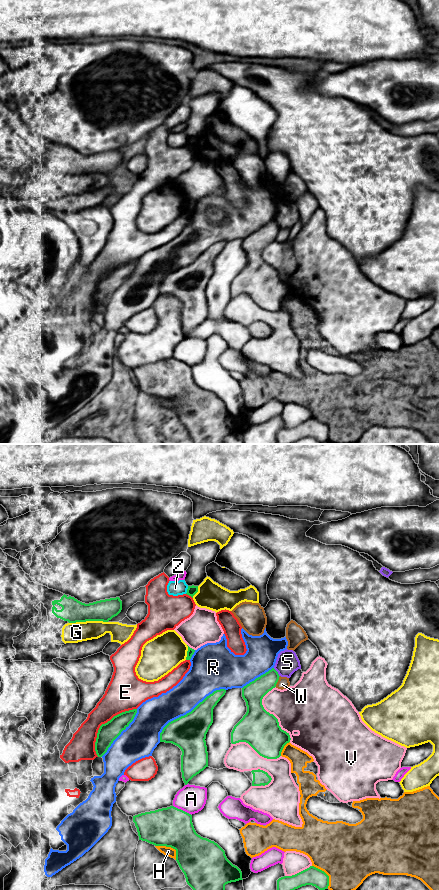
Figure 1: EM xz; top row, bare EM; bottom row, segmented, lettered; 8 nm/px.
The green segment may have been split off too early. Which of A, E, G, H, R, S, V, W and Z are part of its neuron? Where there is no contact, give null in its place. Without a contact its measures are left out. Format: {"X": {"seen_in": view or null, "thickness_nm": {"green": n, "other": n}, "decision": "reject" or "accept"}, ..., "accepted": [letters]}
{"A": {"seen_in": "xz", "thickness_nm": {"green": 320, "other": 220}, "decision": "reject"}, "E": {"seen_in": "xz", "thickness_nm": {"green": 160, "other": 240}, "decision": "reject"}, "G": {"seen_in": "xz", "thickness_nm": {"green": 180, "other": 160}, "decision": "reject"}, "H": {"seen_in": "xz", "thickness_nm": {"green": 340, "other": 70}, "decision": "reject"}, "R": {"seen_in": "xz", "thickness_nm": {"green": 280, "other": 240}, "decision": "reject"}, "S": {"seen_in": "xz", "thickness_nm": {"green": 160, "other": 180}, "decision": "reject"}, "V": {"seen_in": "xz", "thickness_nm": {"green": 300, "other": 380}, "decision": "reject"}, "W": {"seen_in": "xz", "thickness_nm": {"green": 170, "other": 90}, "decision": "reject"}, "Z": {"seen_in": "xz", "thickness_nm": {"green": 80, "other": 120}, "decision": "reject"}, "accepted": []}

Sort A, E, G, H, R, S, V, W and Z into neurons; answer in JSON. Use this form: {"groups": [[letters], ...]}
{"groups": [["A"], ["E"], ["G"], ["H"], ["R"], ["S"], ["V"], ["W"], ["Z"]]}

